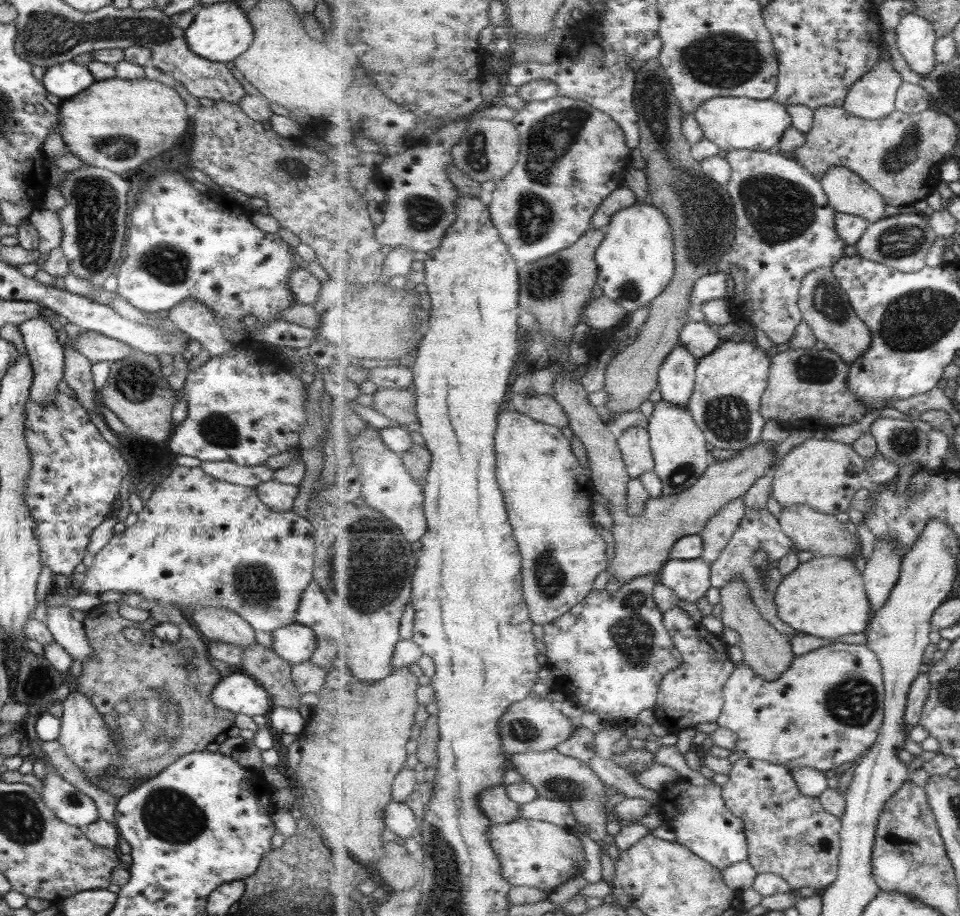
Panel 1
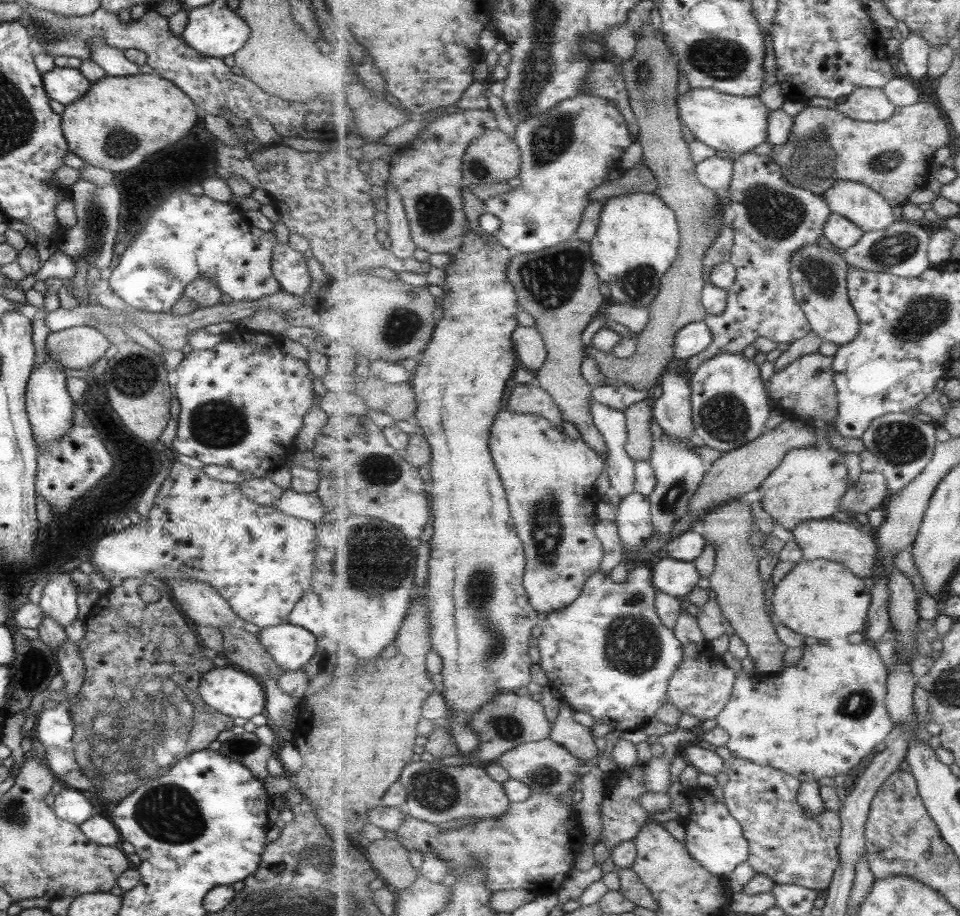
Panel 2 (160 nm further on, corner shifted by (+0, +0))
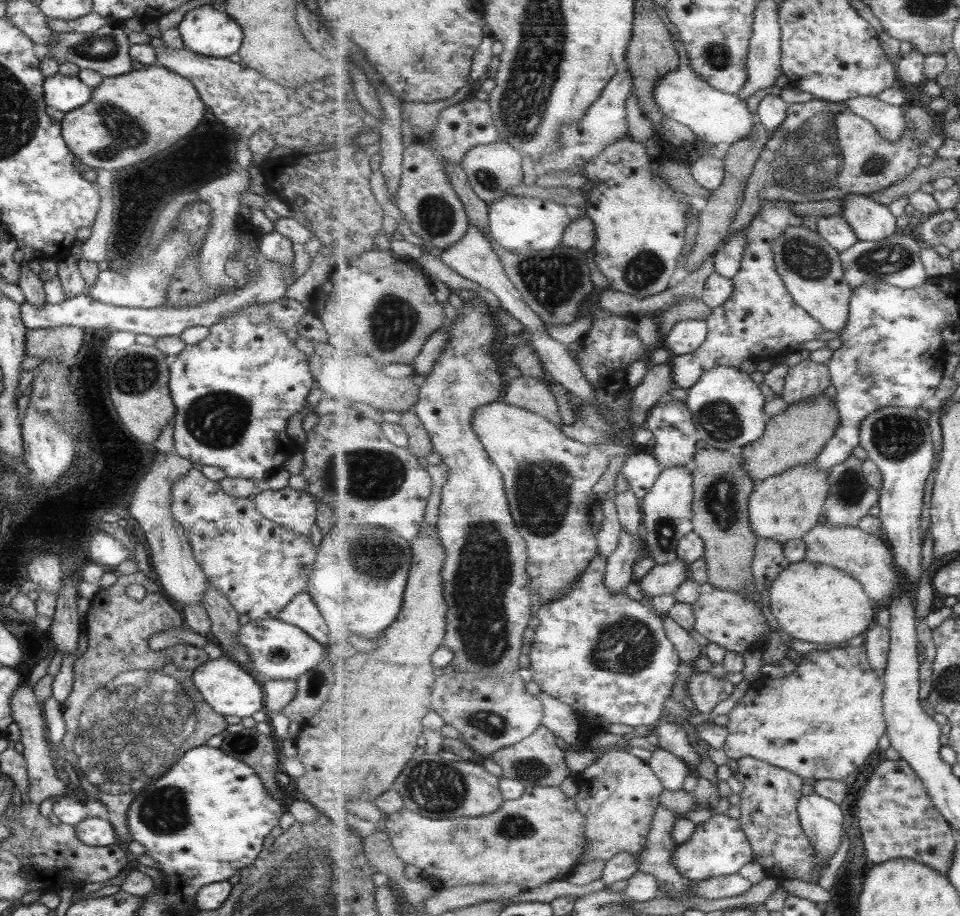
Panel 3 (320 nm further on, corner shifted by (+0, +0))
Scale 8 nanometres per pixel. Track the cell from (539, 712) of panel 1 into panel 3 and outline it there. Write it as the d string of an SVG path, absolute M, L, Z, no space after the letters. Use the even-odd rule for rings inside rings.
M452 671L436 678L432 696L432 710L437 711L446 724L459 732L462 742L472 750L486 758L509 746L518 745L524 738L530 737L541 725L544 719L544 704L537 696L529 694L525 682L517 672L513 674L465 674Z

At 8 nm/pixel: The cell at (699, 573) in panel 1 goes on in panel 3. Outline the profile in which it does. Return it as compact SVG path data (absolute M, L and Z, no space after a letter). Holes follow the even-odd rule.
M677 559L669 564L655 565L648 575L637 578L636 583L646 597L674 594L687 578L687 566L684 560Z

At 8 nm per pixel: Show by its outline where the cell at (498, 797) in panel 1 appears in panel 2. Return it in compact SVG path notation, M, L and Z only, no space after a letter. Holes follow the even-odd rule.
M439 759L431 762L419 760L403 769L400 781L409 792L406 811L419 820L437 824L468 816L478 819L500 817L510 809L512 803L503 783L493 780L481 765L459 767L441 764Z

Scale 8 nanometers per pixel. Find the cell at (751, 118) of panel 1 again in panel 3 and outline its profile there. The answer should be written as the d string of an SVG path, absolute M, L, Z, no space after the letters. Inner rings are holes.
M687 53L682 54L679 68L675 72L661 78L654 88L654 97L669 118L689 126L695 132L697 140L711 145L726 143L731 146L743 142L745 138L751 138L751 134L755 132L755 120L745 99L727 91L717 90L699 78L691 68Z

